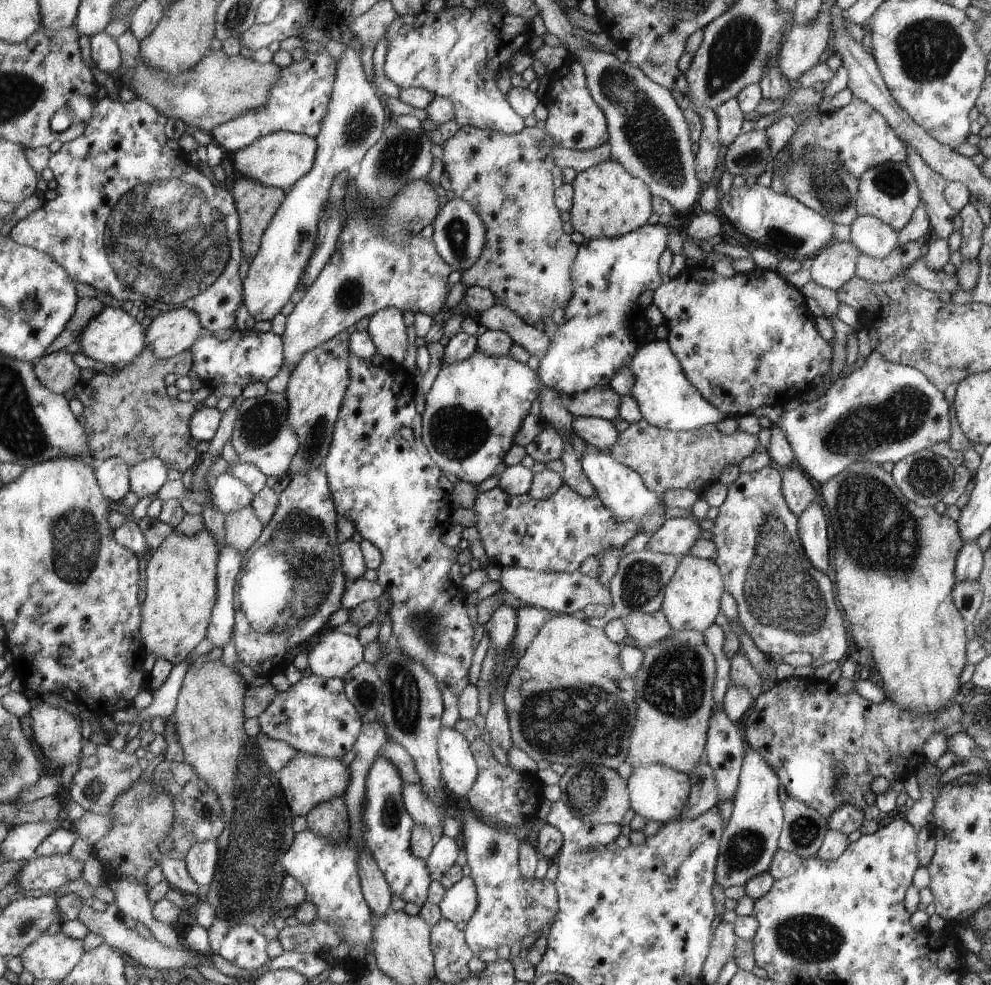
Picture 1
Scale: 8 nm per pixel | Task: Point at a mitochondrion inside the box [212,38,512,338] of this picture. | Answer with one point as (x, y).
(398, 157)

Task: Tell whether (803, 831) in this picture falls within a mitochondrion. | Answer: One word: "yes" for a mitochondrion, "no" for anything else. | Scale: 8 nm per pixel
yes

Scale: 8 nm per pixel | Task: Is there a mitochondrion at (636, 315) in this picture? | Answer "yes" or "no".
no

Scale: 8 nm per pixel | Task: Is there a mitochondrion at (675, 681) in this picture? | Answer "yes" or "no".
yes

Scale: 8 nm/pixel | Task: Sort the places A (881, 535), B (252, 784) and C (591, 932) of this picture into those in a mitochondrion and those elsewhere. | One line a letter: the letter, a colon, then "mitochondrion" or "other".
A: mitochondrion
B: mitochondrion
C: other

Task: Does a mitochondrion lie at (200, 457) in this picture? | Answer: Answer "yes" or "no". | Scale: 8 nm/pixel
no

